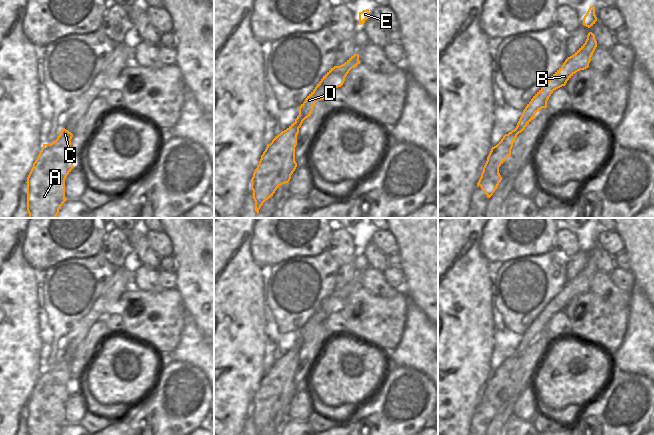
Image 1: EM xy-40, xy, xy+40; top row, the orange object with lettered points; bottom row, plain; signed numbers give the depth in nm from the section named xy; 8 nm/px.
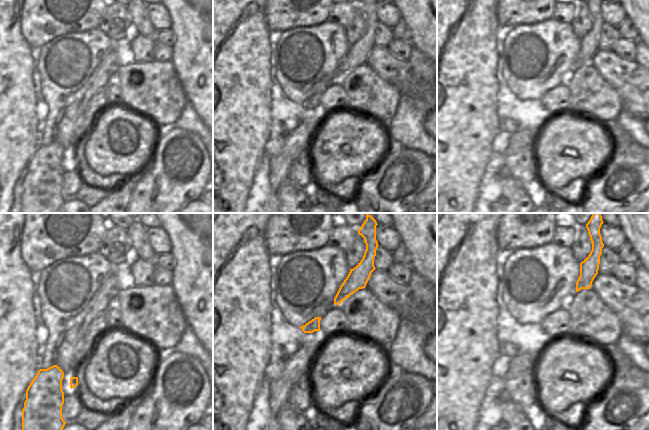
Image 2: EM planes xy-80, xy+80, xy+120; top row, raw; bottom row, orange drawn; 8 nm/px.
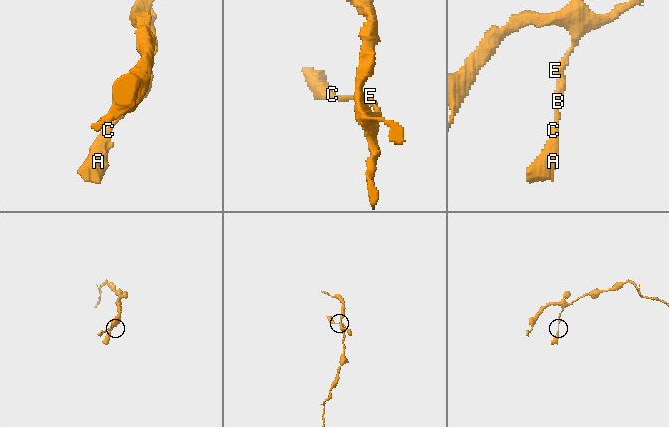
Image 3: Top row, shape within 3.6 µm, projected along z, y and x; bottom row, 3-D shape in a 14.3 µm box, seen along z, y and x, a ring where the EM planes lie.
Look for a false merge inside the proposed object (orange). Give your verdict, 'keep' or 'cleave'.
keep

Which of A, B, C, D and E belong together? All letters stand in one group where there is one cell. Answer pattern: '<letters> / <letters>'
A B C D E

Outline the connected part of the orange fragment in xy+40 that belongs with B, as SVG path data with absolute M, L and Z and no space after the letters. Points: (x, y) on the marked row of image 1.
M589 32L585 43L545 82L543 87L533 96L527 104L514 130L505 134L487 157L481 177L477 183L483 192L490 198L497 189L502 177L499 167L511 155L513 143L519 133L533 120L535 113L547 108L547 101L554 90L565 86L567 81L578 71L589 67L591 57L597 47L595 35Z

